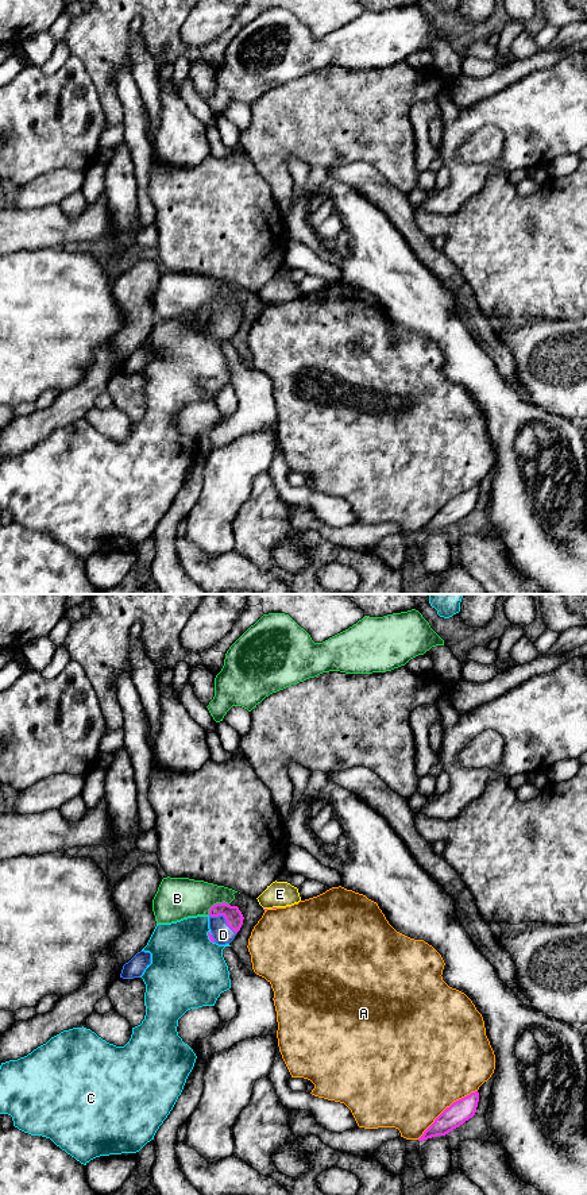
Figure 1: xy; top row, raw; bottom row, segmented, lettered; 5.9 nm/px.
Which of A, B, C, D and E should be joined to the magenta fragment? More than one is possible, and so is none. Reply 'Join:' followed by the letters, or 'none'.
Join: D

